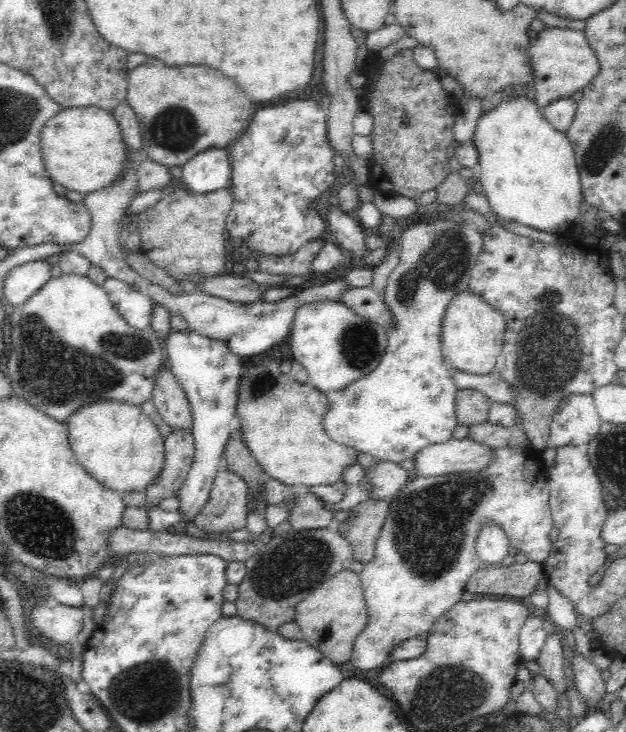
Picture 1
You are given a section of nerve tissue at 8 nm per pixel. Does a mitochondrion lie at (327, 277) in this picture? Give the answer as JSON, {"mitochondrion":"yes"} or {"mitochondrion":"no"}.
{"mitochondrion":"no"}

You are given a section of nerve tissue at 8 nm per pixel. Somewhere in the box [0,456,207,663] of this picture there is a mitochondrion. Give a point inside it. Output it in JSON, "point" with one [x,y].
{"point":[36,524]}

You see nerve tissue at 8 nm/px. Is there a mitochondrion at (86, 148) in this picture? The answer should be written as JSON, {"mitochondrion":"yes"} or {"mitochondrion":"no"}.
{"mitochondrion":"no"}

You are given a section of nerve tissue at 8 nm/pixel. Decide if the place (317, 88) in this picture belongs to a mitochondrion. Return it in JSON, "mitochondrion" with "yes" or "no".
{"mitochondrion":"no"}

